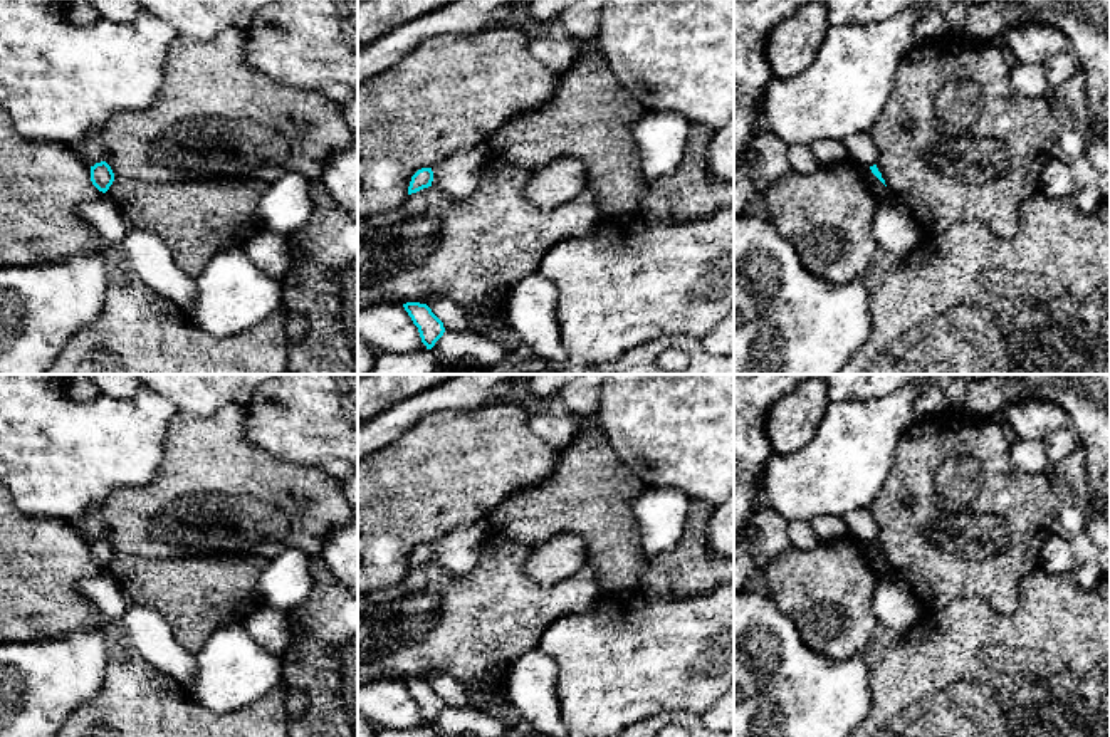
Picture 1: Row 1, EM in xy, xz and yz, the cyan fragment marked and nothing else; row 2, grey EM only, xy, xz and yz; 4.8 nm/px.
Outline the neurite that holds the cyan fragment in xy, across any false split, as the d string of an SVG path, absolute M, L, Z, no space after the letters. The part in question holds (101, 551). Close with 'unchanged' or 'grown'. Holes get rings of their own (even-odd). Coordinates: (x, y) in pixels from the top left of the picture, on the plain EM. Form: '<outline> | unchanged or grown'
M106 537L91 542L91 557L99 567L106 569L114 557L111 542Z | unchanged

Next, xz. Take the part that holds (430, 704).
M406 678L403 683L411 693L413 700L418 703L421 719L427 722L427 725L432 725L445 708L443 698L427 680Z | unchanged

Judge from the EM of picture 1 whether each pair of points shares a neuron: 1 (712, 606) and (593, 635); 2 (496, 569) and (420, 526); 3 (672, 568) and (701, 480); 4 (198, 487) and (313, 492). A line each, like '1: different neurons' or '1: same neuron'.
1: same neuron
2: different neurons
3: different neurons
4: same neuron

